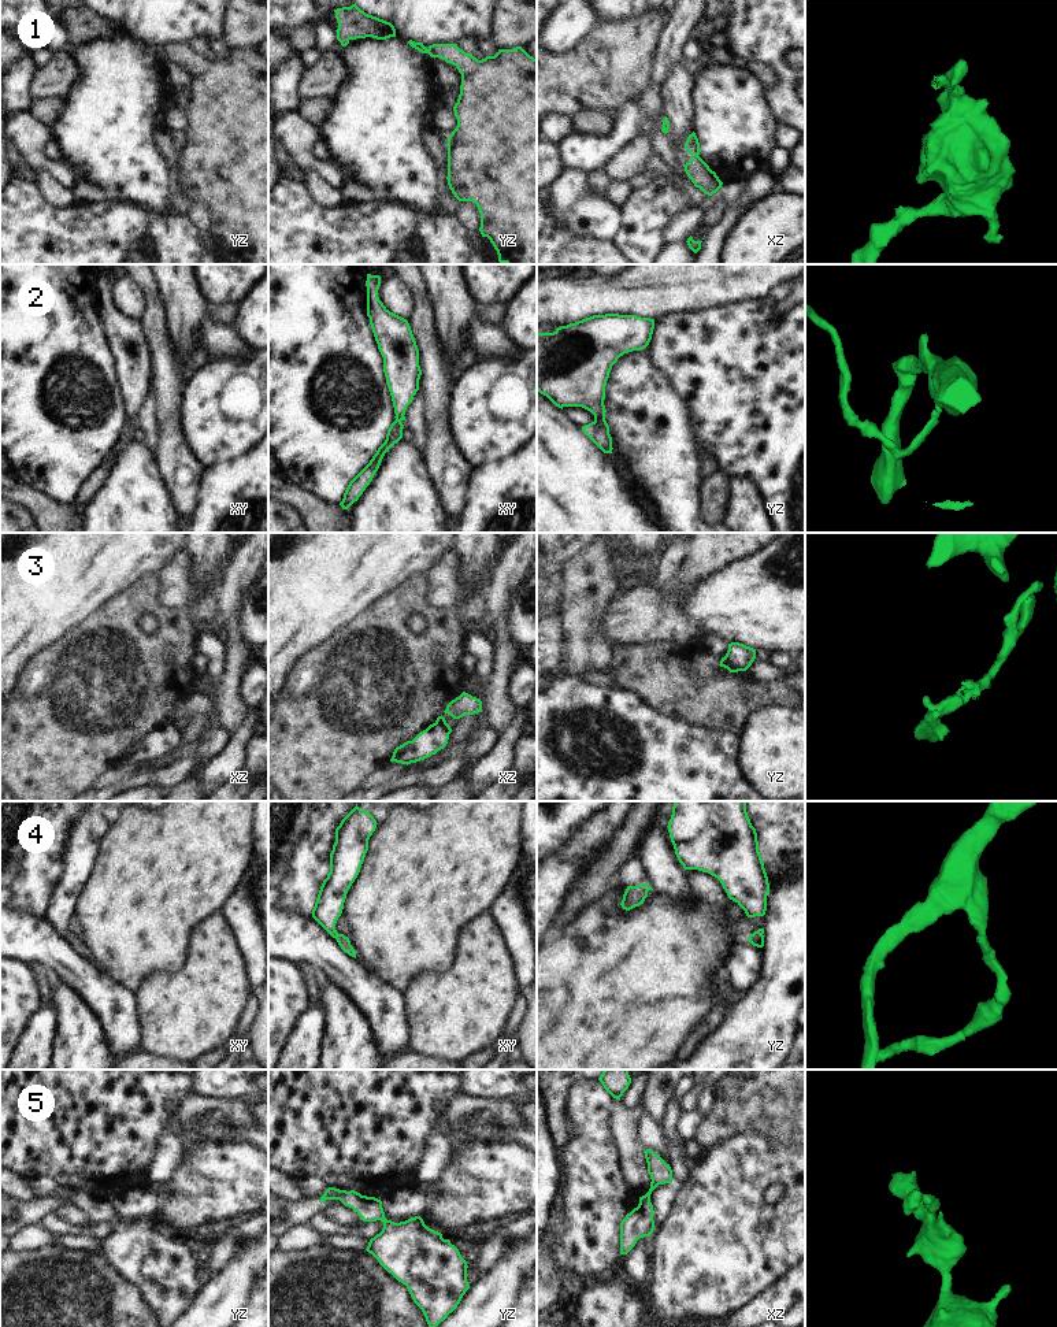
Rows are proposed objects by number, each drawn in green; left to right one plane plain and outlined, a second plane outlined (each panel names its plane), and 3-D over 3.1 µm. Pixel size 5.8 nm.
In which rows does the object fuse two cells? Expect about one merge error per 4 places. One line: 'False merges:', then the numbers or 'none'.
False merges: 3

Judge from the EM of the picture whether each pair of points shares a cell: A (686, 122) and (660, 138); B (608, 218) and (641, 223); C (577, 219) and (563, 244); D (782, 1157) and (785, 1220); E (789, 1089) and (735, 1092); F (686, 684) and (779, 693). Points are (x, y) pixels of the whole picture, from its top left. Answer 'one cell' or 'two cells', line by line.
A: two cells
B: two cells
C: two cells
D: one cell
E: one cell
F: one cell

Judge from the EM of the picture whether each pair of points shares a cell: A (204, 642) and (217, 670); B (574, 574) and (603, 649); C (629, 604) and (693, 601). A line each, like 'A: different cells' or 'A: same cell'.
A: same cell
B: same cell
C: different cells

